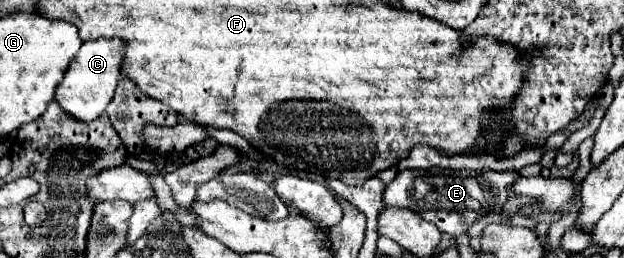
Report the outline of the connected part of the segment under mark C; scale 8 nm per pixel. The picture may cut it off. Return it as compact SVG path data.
M97 39L83 43L77 55L71 59L67 73L59 83L59 89L55 91L55 101L59 103L59 107L69 117L83 123L97 119L105 111L115 93L117 81L121 77L119 65L123 61L123 53L125 53L125 43L119 39Z

